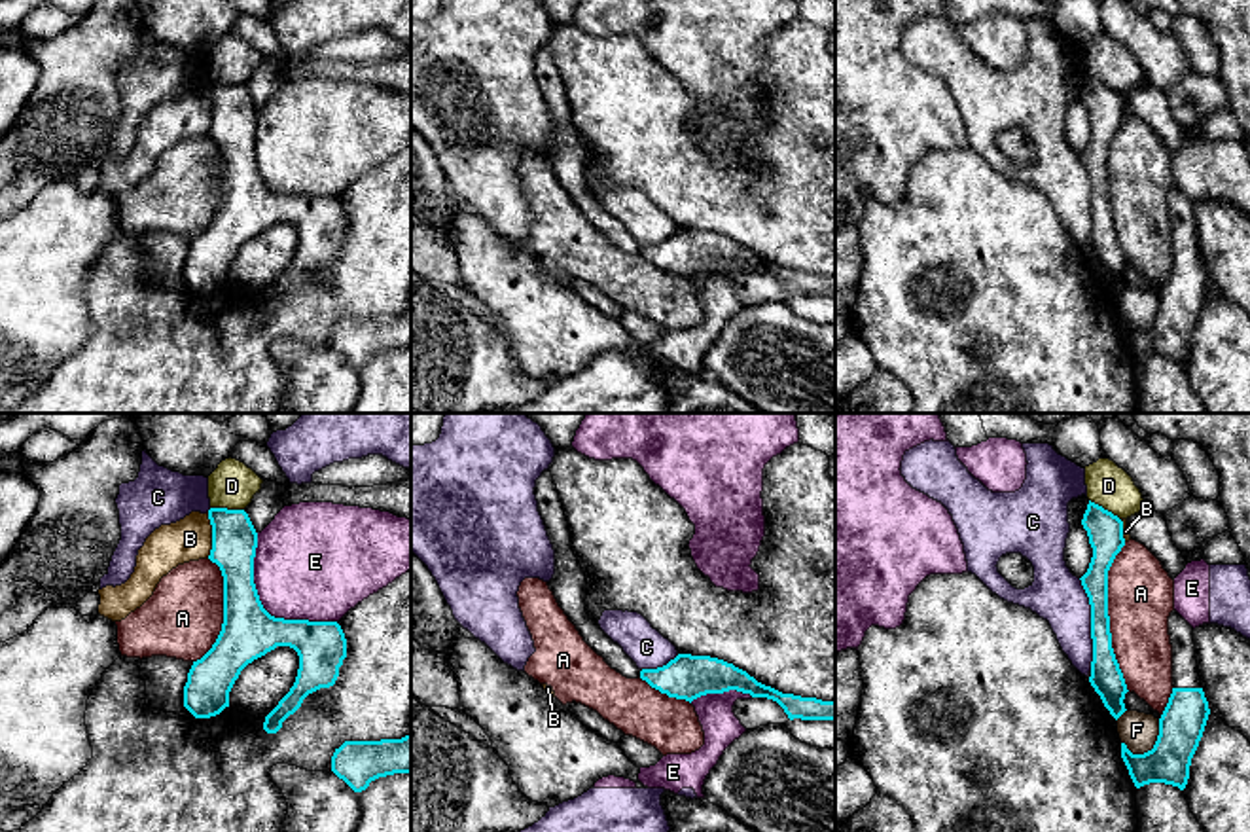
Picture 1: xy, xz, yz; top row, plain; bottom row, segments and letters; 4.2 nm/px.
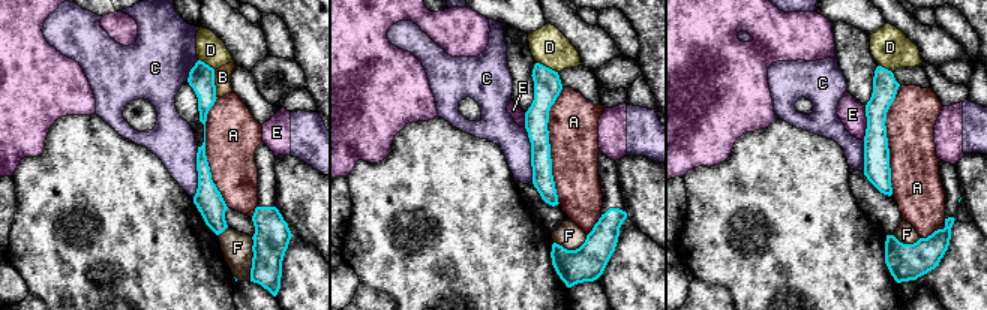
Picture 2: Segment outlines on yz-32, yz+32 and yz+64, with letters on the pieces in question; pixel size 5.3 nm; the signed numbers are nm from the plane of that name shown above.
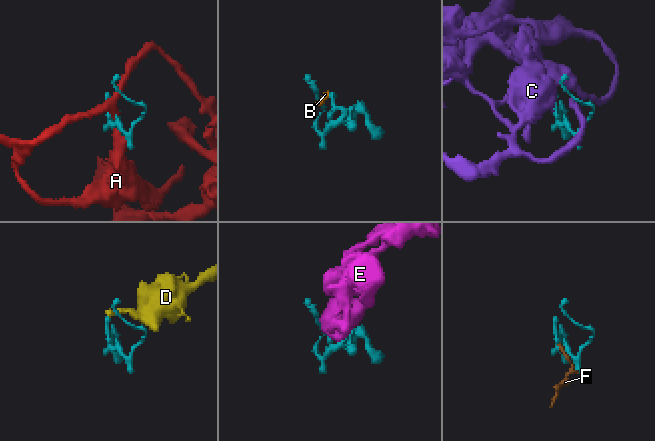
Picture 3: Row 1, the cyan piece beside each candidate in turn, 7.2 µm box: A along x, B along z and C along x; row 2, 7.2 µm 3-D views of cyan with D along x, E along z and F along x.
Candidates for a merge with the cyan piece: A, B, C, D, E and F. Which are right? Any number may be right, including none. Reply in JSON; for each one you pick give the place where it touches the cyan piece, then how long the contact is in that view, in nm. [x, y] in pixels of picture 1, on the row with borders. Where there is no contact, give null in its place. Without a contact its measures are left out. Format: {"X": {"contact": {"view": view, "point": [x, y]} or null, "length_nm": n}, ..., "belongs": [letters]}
{"B": {"contact": {"view": "xy", "point": [213, 535]}, "length_nm": 200}, "belongs": ["B"]}

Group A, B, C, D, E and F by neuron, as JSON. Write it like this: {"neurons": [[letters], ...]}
{"neurons": [["A"], ["B"], ["C", "E"], ["D"], ["F"]]}

